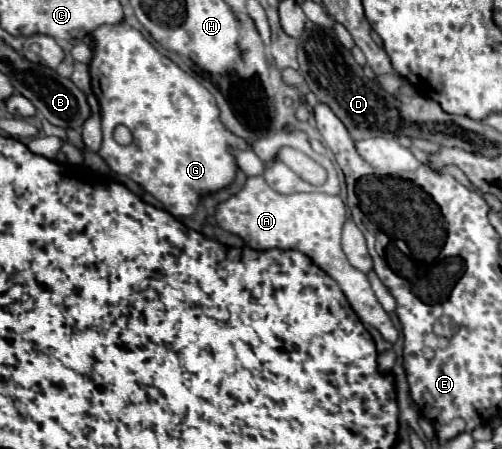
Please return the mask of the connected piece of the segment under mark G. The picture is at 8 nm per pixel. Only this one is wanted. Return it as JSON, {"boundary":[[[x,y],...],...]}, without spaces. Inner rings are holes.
{"boundary":[[[127,23],[103,25],[93,33],[93,55],[89,63],[91,87],[101,107],[101,129],[103,129],[103,145],[99,155],[117,175],[129,177],[137,185],[141,185],[147,193],[151,193],[165,211],[175,217],[187,217],[195,213],[199,197],[209,191],[223,189],[235,177],[237,163],[227,153],[227,145],[247,149],[245,139],[235,139],[225,125],[219,121],[219,107],[215,97],[189,73],[179,69],[169,57],[161,55],[143,35]],[[117,125],[129,127],[133,133],[133,143],[123,147],[113,141],[113,129]]]}

